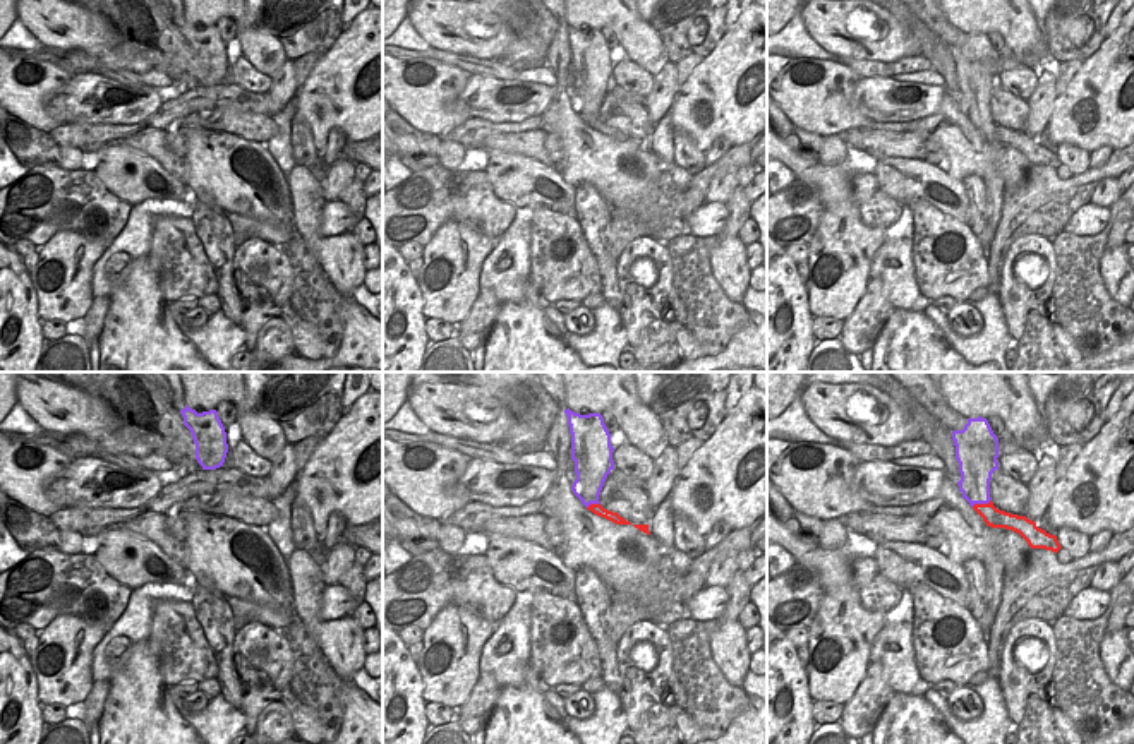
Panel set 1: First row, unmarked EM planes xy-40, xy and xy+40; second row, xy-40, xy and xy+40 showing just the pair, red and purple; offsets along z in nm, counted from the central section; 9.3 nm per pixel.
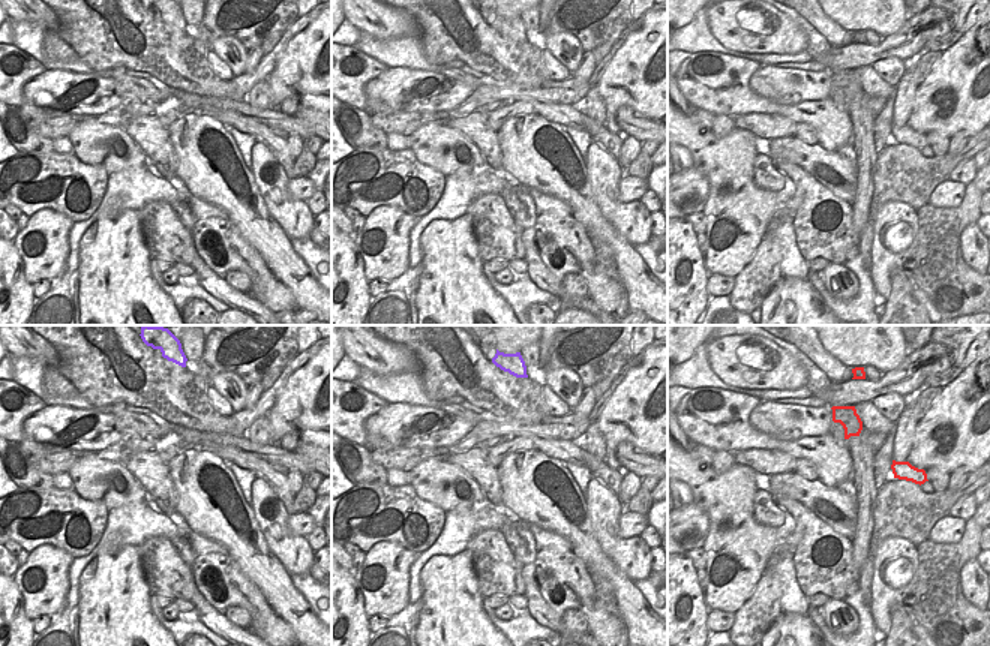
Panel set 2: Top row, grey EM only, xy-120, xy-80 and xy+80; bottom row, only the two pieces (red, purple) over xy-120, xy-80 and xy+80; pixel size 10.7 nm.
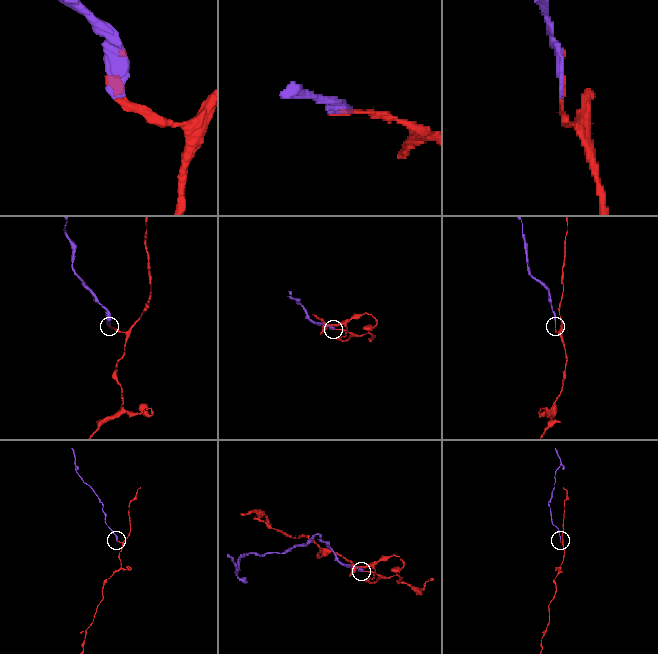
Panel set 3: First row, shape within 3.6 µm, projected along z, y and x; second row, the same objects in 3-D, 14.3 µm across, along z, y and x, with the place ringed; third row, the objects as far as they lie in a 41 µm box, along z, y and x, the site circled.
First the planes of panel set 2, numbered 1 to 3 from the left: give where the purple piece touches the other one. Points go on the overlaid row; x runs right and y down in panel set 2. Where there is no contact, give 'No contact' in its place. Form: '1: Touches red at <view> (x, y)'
1: No contact
2: No contact
3: No contact

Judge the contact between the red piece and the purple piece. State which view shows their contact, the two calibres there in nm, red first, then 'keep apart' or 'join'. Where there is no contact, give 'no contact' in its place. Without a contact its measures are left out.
meets red in xy+40; 190 nm thick on the red side, 280 nm on the other; keep apart

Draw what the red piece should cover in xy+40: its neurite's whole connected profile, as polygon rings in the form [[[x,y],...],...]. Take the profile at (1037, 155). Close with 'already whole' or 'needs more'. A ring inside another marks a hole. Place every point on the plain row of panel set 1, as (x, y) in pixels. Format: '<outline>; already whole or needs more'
[[[992,117],[988,120],[974,120],[973,125],[983,134],[986,142],[1016,147],[1028,158],[1031,165],[1045,165],[1055,170],[1062,165],[1055,151],[1038,144],[1036,139],[1026,132],[997,125]]]; already whole

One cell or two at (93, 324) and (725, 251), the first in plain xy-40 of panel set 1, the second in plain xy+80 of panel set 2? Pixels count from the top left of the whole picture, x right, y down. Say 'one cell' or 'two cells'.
two cells

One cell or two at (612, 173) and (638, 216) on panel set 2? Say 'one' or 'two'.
one

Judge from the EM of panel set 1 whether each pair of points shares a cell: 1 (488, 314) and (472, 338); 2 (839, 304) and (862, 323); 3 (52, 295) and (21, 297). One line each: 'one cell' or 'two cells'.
1: one cell
2: two cells
3: two cells

